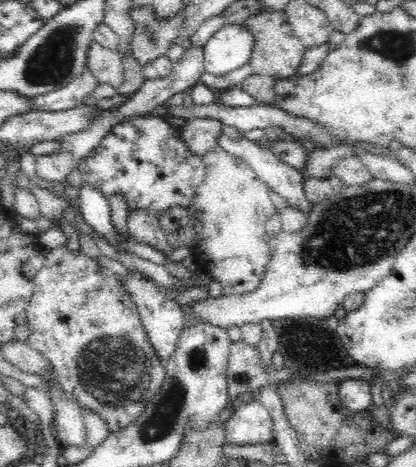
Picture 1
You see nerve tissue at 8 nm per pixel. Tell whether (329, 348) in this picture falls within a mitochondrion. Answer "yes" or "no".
no

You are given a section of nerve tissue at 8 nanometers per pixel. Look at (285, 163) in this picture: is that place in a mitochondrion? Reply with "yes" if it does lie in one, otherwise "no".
no

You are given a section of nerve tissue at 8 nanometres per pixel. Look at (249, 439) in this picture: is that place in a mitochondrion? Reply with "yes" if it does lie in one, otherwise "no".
no

